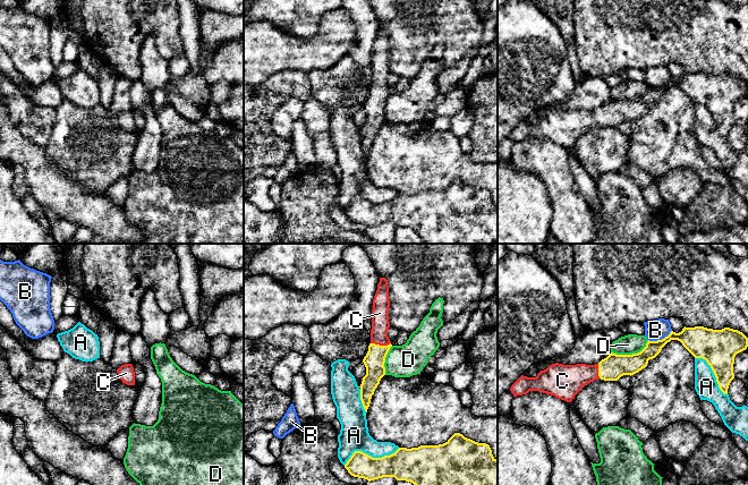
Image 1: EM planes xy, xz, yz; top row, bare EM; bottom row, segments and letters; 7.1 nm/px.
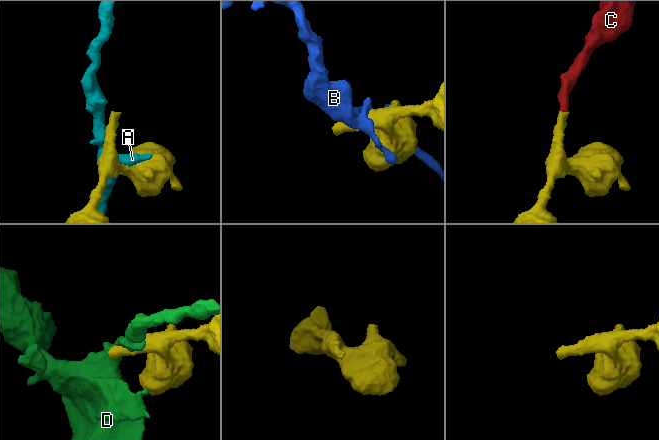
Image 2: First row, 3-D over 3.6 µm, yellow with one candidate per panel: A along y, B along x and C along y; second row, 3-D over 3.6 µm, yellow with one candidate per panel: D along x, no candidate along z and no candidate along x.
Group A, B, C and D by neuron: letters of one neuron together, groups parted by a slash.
A / B / C / D

